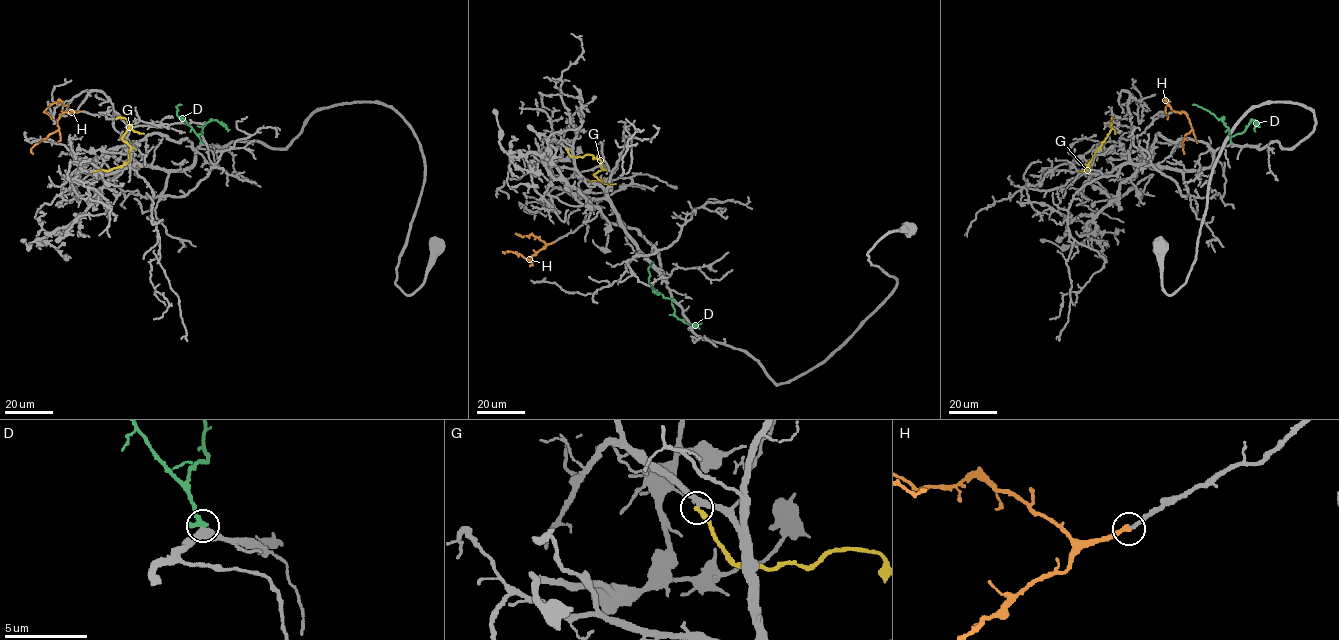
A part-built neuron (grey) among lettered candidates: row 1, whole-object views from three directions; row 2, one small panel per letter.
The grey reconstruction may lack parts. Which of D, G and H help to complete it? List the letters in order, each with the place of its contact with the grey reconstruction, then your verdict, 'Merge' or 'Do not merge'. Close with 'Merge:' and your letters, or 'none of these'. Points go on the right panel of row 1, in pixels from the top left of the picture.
D: Touches grey at (1231, 143). Do not merge
G: Touches grey at (1079, 171). Do not merge
H: Touches grey at (1173, 111). Merge
Merge: H

